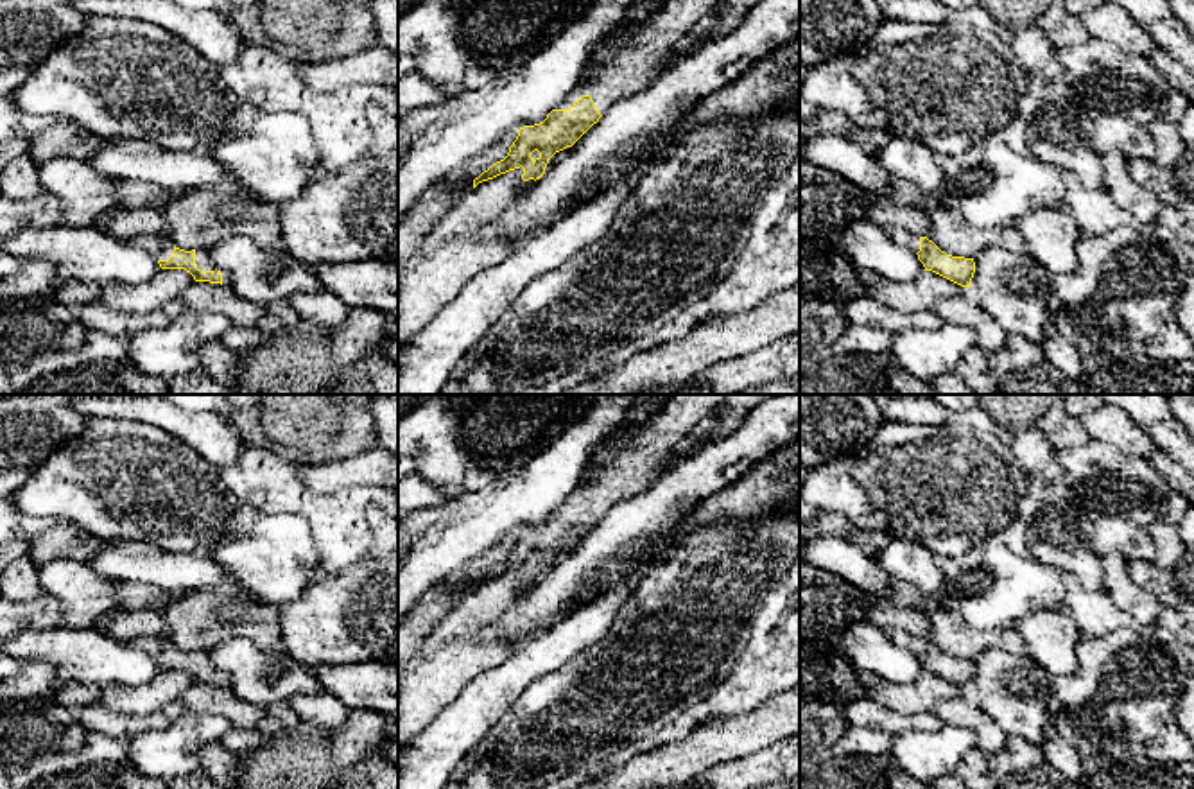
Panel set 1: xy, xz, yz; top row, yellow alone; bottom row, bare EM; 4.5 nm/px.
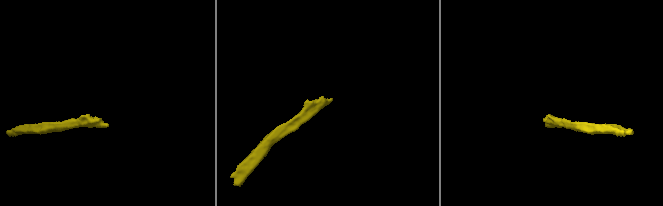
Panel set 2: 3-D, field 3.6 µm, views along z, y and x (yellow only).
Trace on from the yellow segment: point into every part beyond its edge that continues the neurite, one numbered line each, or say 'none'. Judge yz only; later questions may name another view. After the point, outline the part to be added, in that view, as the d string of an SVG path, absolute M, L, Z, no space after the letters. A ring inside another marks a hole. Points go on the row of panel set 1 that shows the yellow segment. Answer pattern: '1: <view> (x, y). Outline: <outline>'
1: yz (902, 237). Outline: M902 228L889 230L889 235L896 244L907 247L909 251L913 251L913 253L920 251L920 237L918 235L913 235Z

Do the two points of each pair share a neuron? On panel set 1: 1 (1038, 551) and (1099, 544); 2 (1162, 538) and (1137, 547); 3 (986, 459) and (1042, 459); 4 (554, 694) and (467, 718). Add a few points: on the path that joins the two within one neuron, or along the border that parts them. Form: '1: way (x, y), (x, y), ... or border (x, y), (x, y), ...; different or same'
1: border (1094, 515), (1089, 546), (1099, 556); different
2: border (1144, 528), (1155, 546), (1155, 558), (1151, 562); different
3: border (1008, 445), (1017, 468), (1028, 479); different
4: border (544, 676), (536, 678), (484, 736); different

